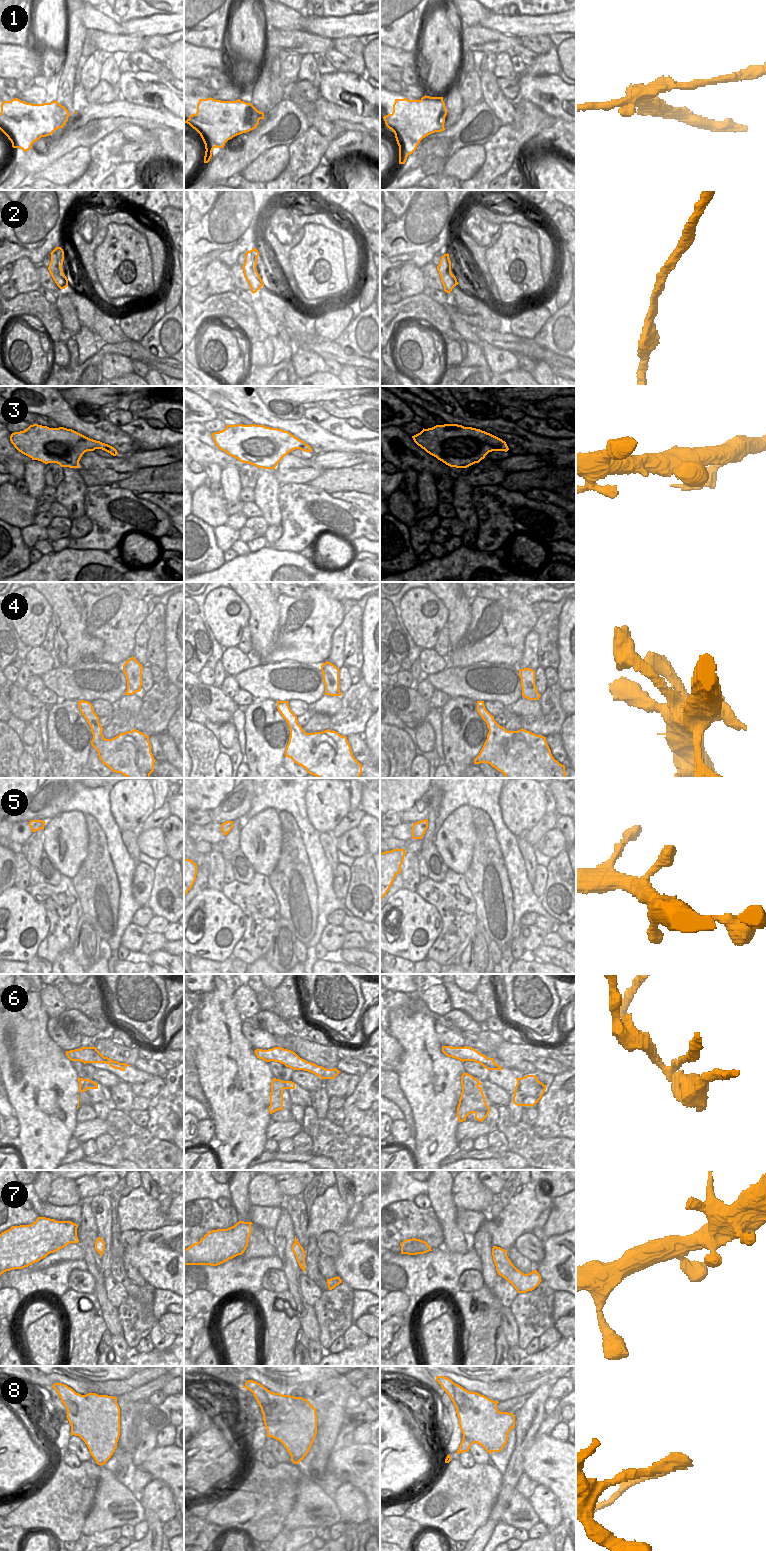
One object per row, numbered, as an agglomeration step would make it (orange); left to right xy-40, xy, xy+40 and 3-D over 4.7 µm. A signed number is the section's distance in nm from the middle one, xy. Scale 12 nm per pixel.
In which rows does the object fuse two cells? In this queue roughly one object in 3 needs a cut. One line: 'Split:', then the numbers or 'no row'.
Split: 1, 6, 8

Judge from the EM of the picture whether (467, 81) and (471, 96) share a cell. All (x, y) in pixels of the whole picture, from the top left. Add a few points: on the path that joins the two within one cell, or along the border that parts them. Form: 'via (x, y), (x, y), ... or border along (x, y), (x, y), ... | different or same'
via (469, 85), (470, 92) | same

